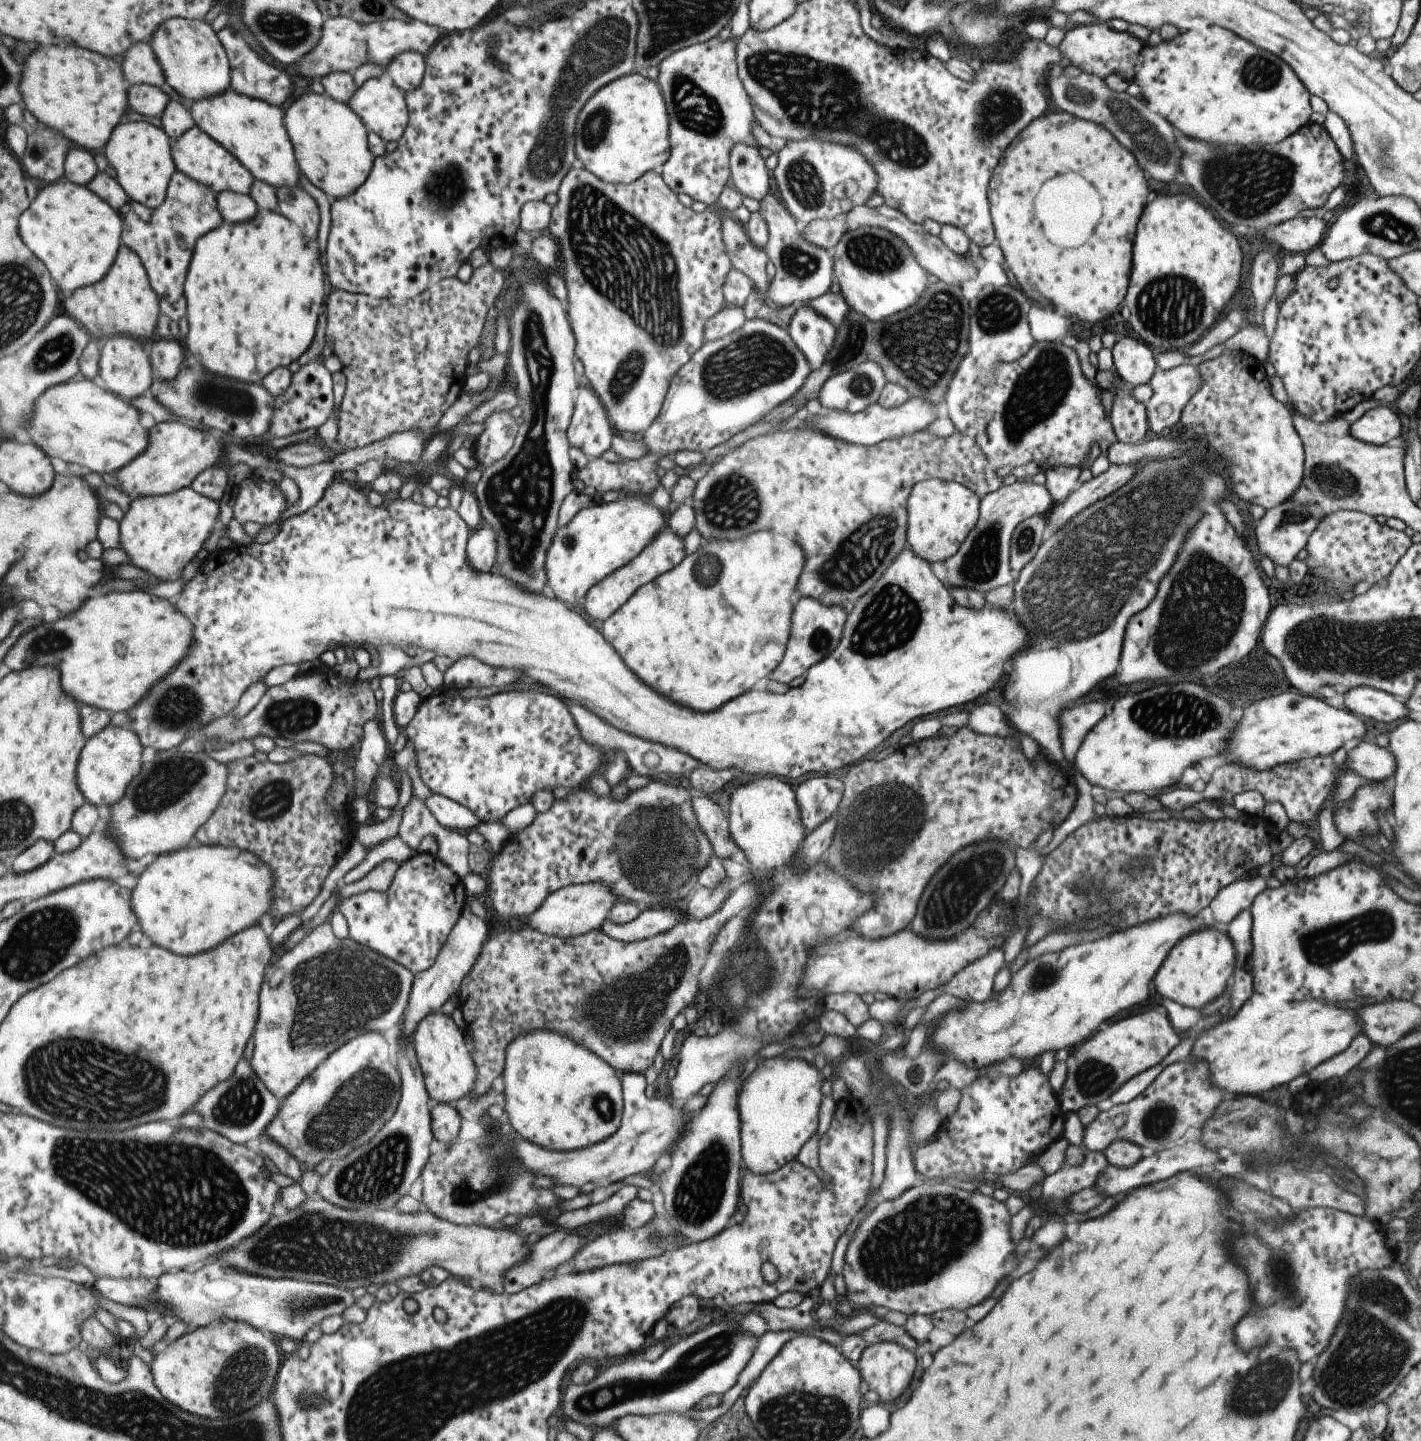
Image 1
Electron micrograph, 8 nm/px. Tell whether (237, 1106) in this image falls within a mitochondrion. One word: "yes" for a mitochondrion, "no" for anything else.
yes

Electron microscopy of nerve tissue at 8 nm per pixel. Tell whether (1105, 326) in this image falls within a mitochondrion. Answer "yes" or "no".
no

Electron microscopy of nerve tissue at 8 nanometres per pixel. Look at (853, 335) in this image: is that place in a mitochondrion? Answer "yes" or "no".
yes

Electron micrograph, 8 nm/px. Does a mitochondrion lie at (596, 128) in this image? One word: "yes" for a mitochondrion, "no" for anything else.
yes

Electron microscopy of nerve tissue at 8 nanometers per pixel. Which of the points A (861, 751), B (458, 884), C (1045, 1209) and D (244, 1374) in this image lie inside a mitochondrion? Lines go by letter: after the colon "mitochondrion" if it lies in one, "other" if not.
A: other
B: other
C: other
D: mitochondrion

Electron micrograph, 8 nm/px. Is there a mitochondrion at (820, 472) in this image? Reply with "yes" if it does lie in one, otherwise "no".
no

